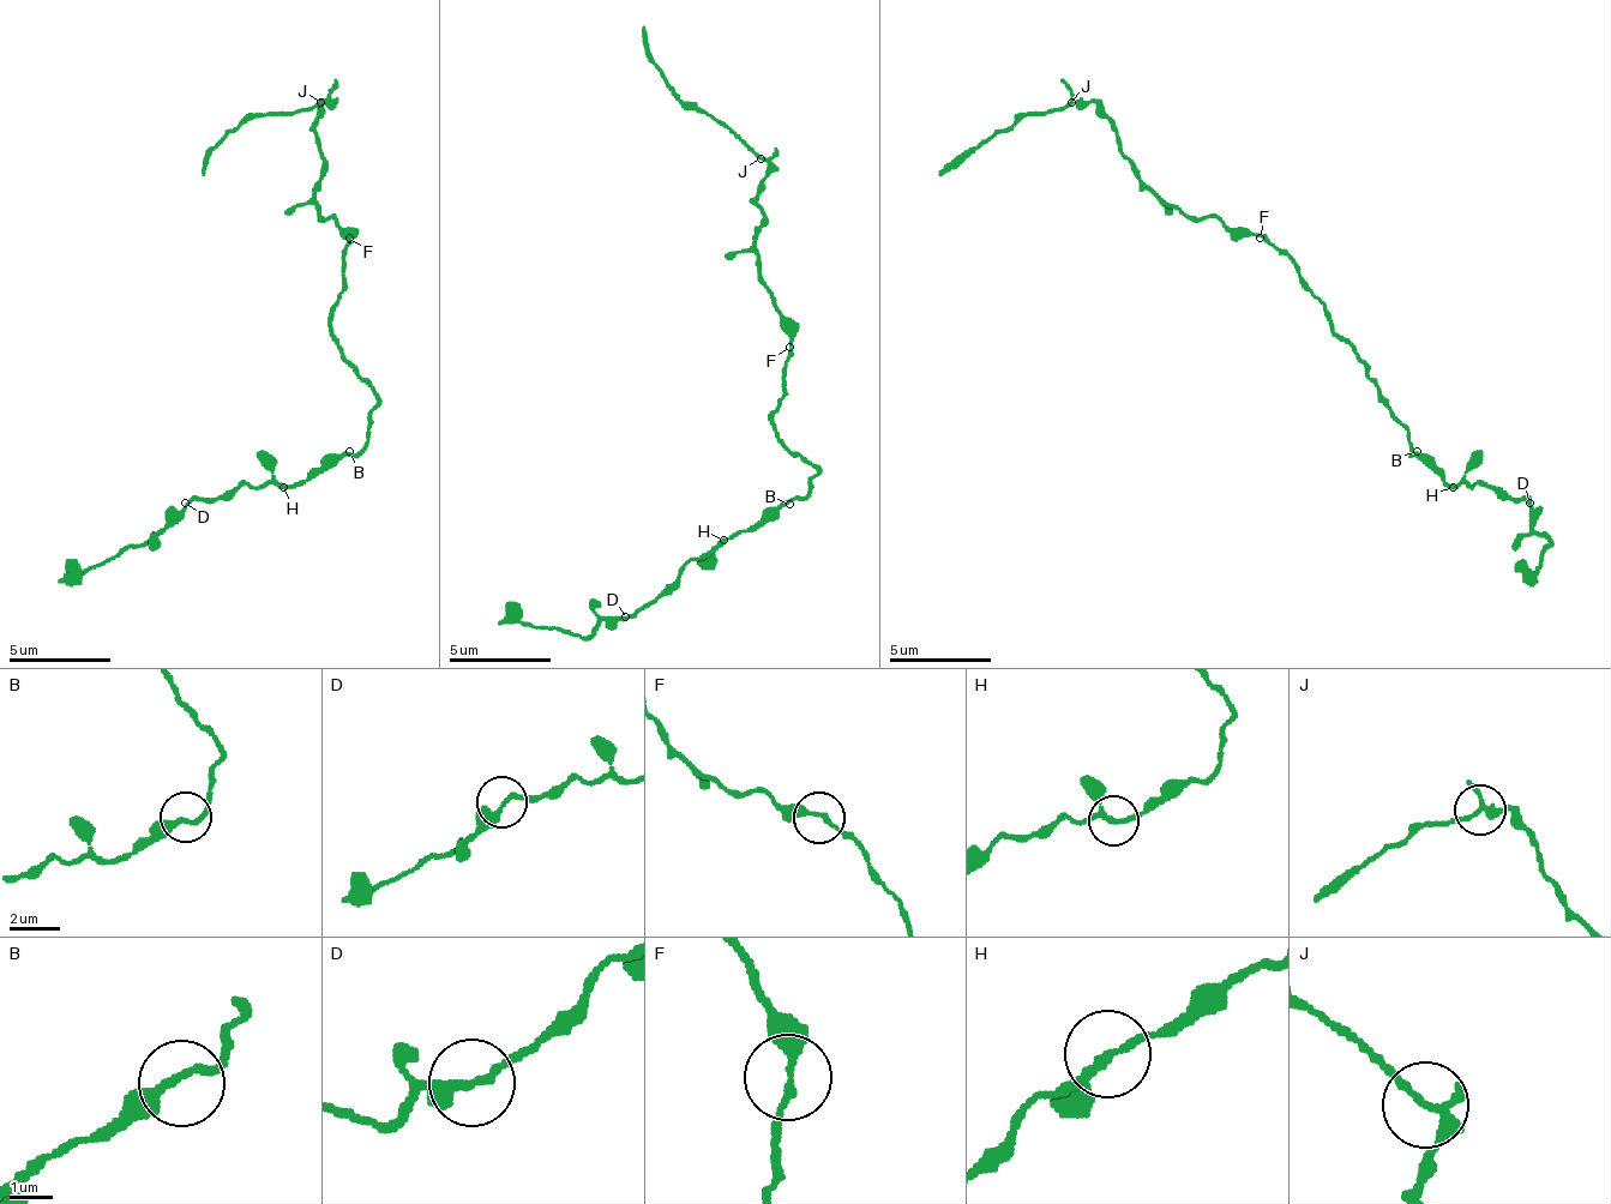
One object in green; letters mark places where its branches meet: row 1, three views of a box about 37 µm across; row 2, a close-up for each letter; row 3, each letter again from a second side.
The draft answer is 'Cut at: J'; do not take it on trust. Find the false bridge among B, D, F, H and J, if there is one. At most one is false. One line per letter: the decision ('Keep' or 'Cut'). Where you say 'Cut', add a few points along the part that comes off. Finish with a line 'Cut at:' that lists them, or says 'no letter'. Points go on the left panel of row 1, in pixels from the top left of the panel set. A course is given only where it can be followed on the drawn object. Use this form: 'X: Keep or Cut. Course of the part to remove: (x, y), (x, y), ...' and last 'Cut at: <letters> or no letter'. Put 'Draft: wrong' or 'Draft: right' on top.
Draft: right
B: Keep
D: Keep
F: Keep
H: Keep
J: Cut. Course of the part to remove: (319, 101), (238, 126), (202, 176)
Cut at: J

